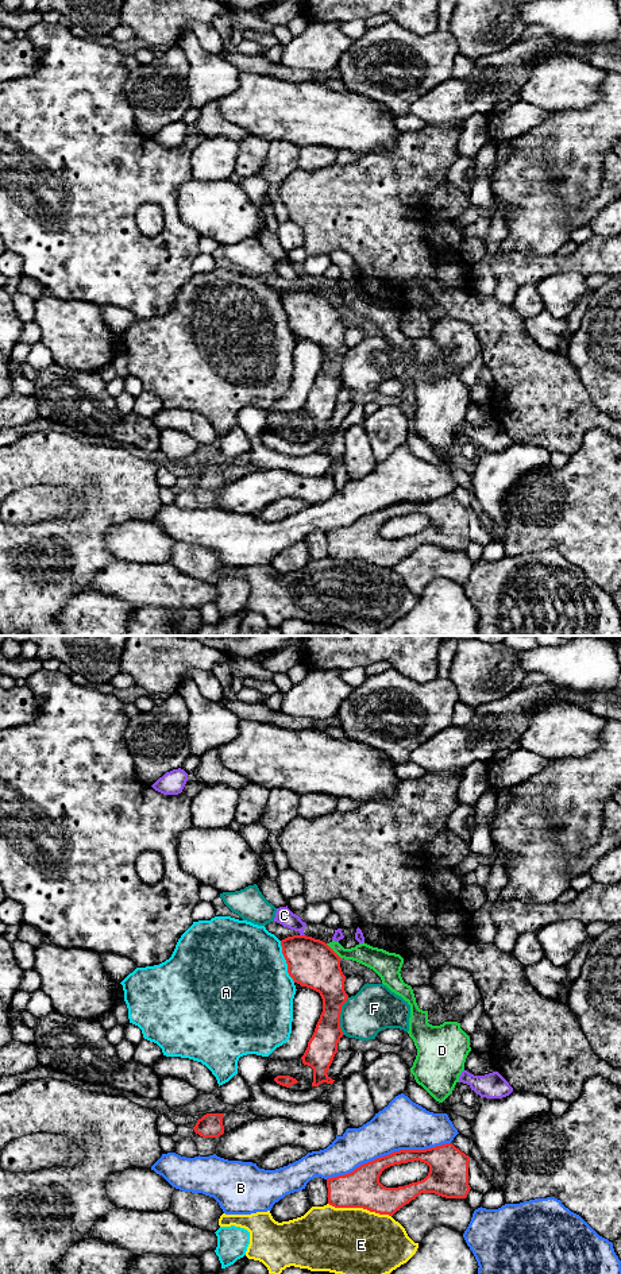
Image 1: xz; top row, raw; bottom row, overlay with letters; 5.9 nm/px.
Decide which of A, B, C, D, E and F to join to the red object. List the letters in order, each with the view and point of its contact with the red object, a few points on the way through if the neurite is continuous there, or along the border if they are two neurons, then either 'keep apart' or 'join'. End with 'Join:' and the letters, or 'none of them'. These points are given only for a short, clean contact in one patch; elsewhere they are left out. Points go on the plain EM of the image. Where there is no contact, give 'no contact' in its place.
A: xz (286, 313) | keep apart
B: xz (389, 506) | keep apart
C: xz (303, 288) | along xz (300, 286), (304, 288) | keep apart
D: xz (334, 304) | along xz (326, 296), (340, 311) | keep apart
E: xz (359, 559) | keep apart
F: xz (339, 369) | keep apart
Join: none of them

